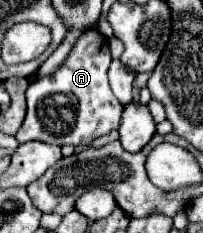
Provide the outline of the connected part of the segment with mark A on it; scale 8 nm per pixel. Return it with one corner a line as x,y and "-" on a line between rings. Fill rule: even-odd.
90,28
74,46
70,58
52,74
40,80
34,80
26,92
28,114
20,130
16,132
18,142
46,142
56,146
86,146
92,144
94,138
108,134
118,128
122,104
114,98
108,84
108,66
110,66
110,50
106,38
-
62,94
70,102
46,102
46,98

